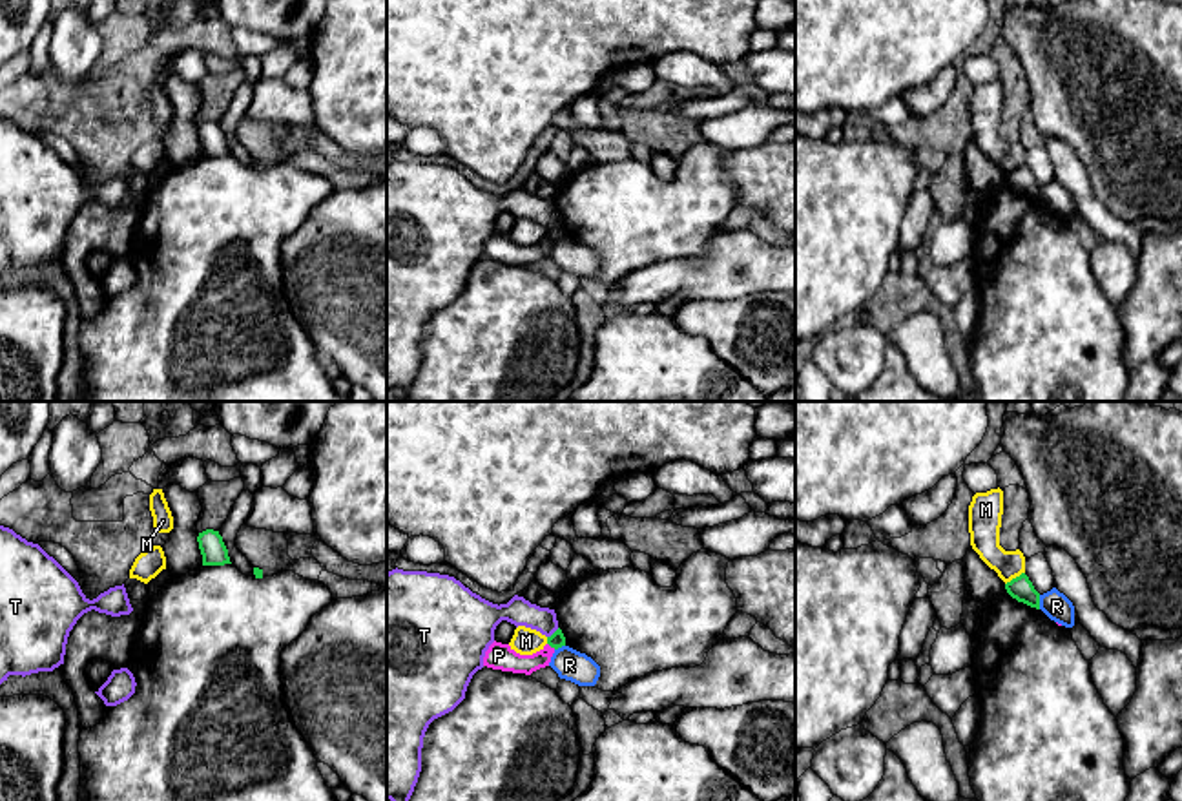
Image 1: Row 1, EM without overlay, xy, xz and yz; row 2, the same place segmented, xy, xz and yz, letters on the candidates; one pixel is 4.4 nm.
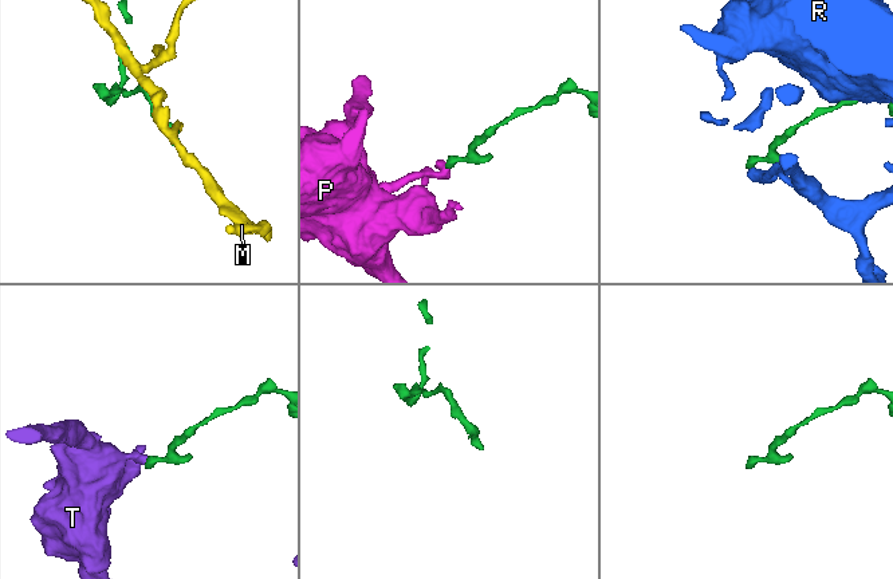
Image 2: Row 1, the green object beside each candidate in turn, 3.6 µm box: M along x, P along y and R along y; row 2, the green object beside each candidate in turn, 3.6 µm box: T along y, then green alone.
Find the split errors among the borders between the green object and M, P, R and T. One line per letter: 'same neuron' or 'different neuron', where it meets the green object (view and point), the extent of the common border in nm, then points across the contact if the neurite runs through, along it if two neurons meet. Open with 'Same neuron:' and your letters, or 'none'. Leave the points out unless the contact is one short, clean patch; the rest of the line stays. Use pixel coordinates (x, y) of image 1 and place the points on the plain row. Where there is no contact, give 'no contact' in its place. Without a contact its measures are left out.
Same neuron: none
M: different neuron; contact yz (1016, 168); length 110 nm
P: different neuron; contact xz (551, 238); length 50 nm; border xz (548, 234), (555, 239)
R: different neuron; contact yz (1038, 194); length 60 nm
T: different neuron; contact xz (555, 223); length 70 nm; border xz (559, 219), (548, 228)

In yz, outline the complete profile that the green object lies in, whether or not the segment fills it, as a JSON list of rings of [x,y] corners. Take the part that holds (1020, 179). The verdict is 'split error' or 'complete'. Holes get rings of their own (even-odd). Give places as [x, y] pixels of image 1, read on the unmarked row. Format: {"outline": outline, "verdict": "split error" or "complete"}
{"outline": [[[1025,164],[1007,173],[1005,181],[1018,193],[1040,201],[1040,184],[1034,181],[1032,173]]], "verdict": "complete"}

